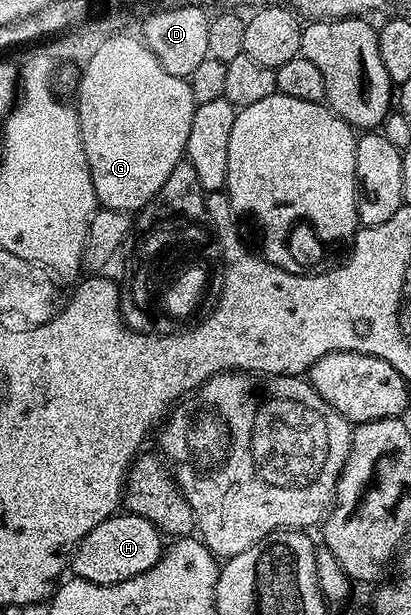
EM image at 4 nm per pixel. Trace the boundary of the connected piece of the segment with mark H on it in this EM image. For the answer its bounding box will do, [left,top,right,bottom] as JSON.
[70,512,166,586]

